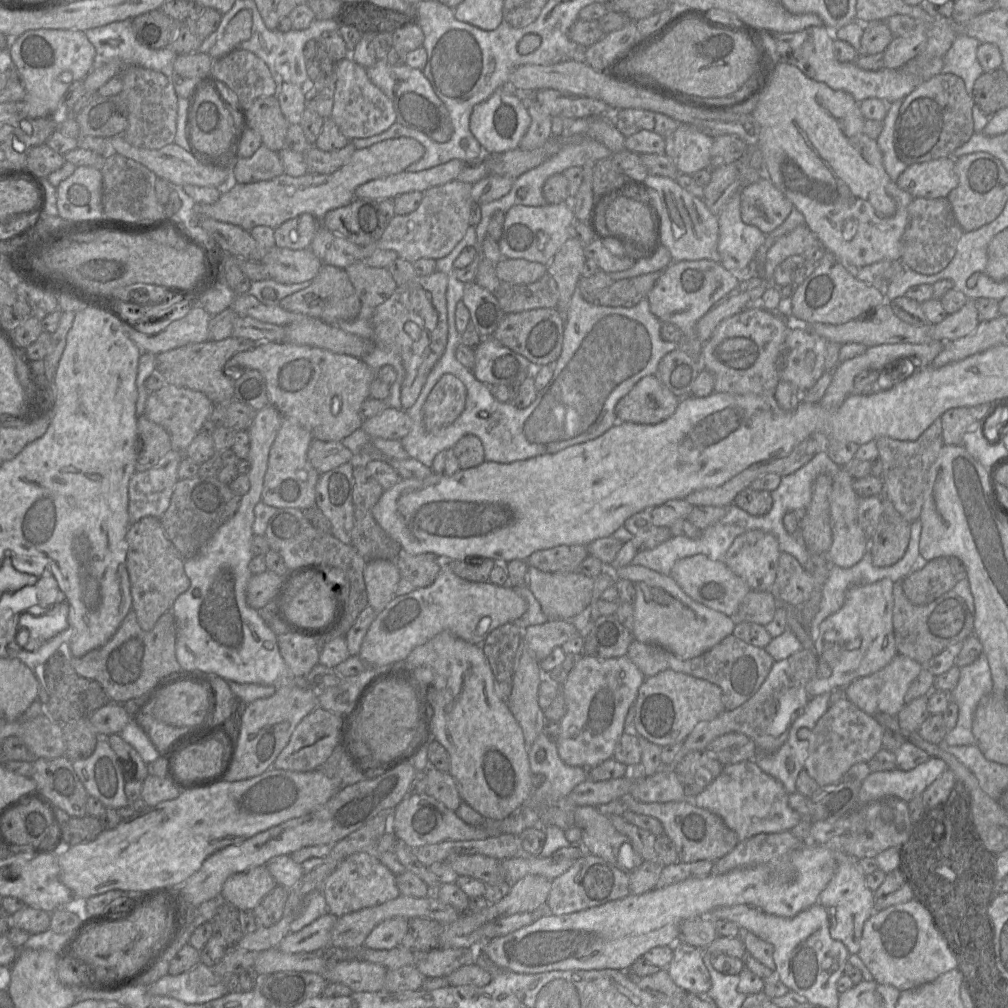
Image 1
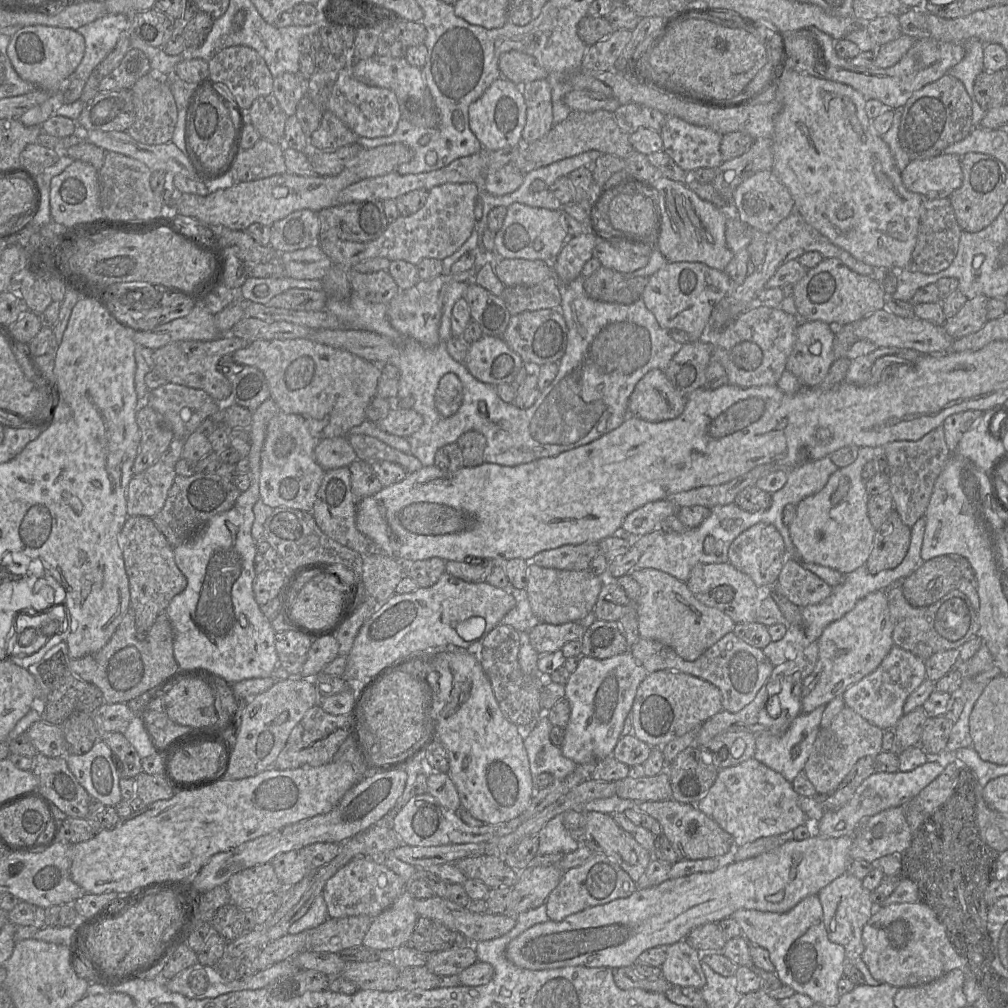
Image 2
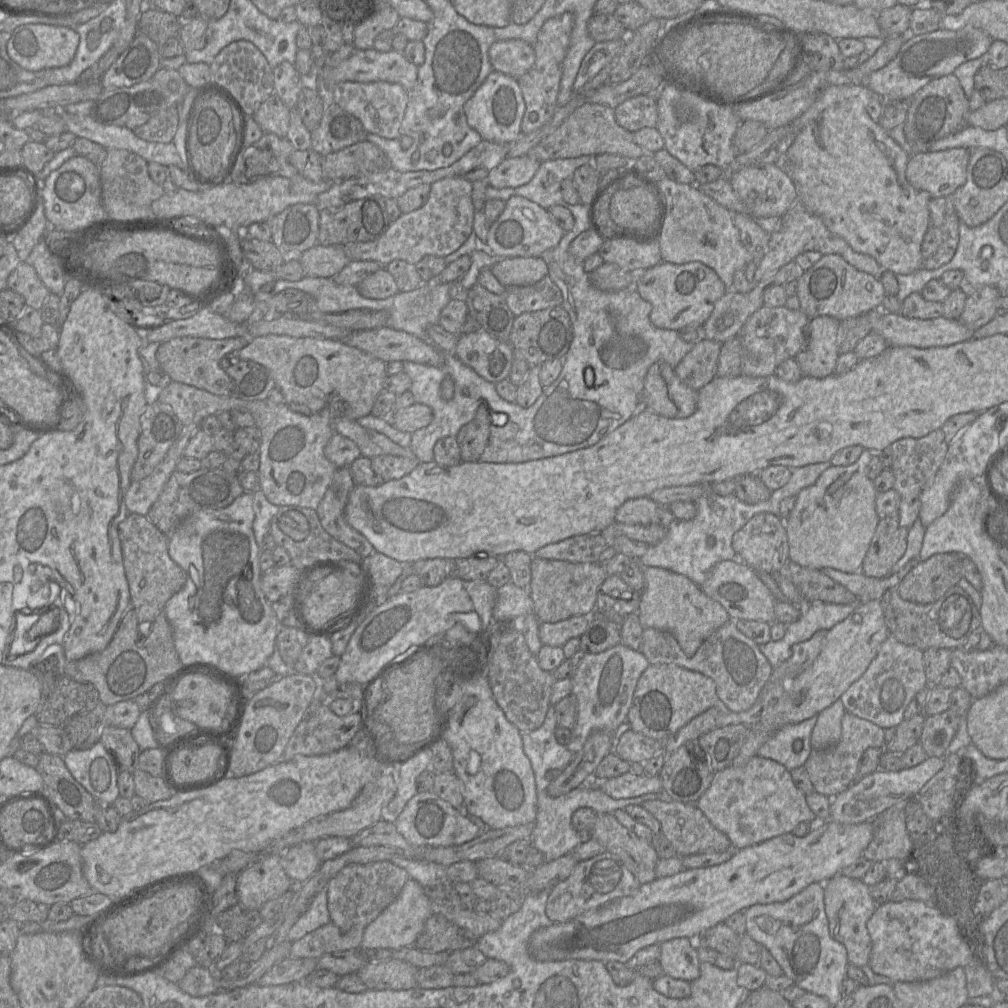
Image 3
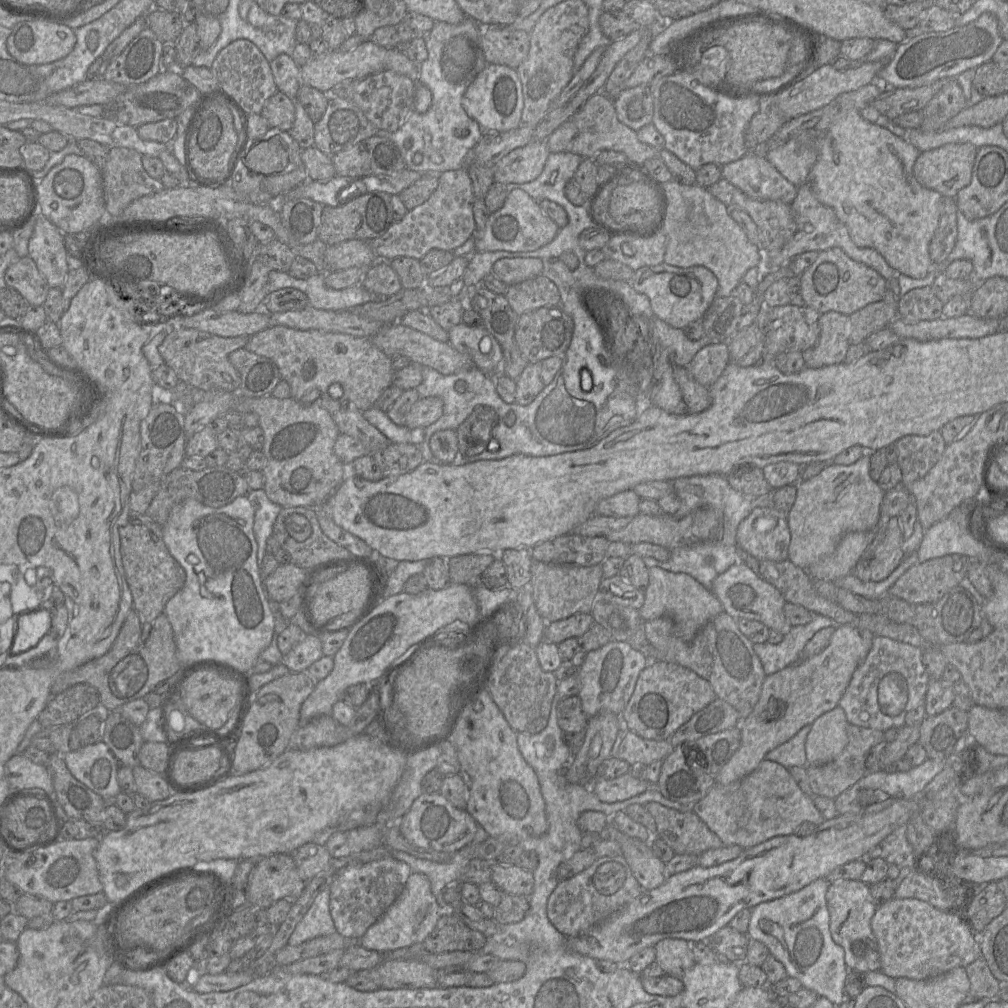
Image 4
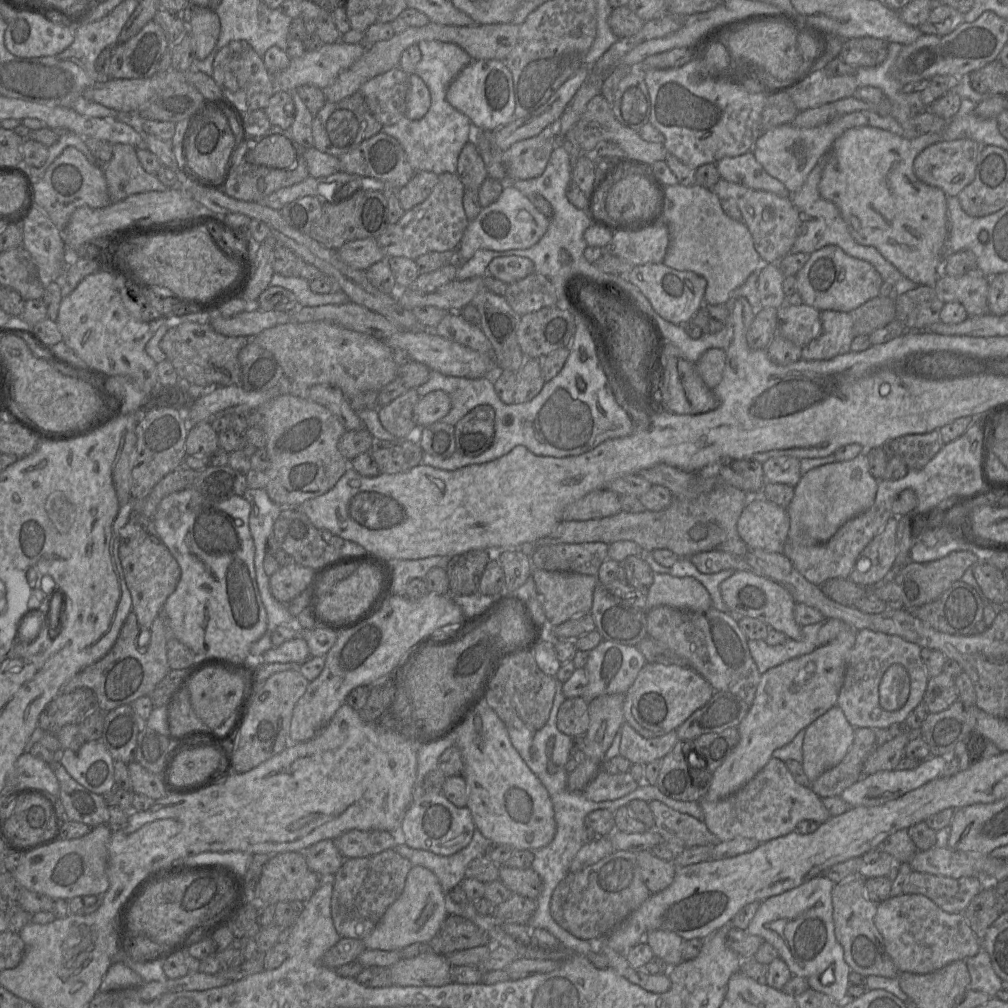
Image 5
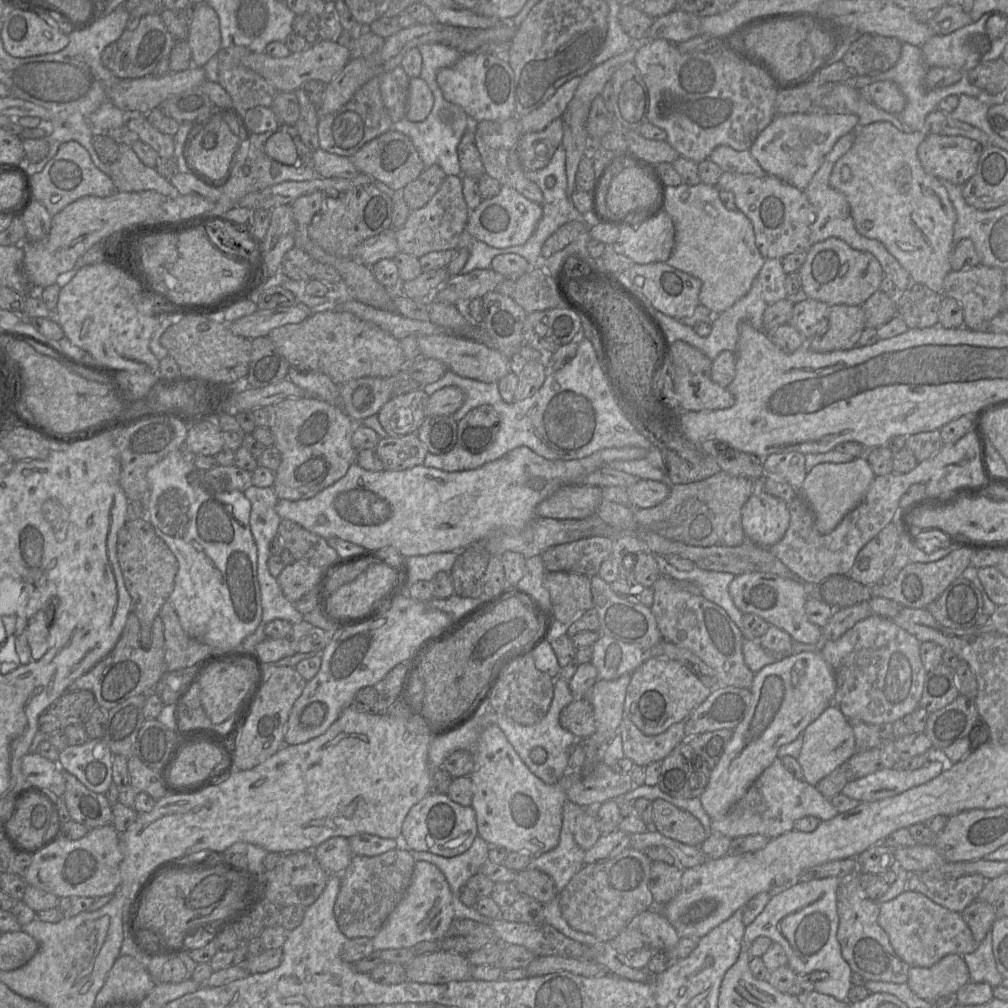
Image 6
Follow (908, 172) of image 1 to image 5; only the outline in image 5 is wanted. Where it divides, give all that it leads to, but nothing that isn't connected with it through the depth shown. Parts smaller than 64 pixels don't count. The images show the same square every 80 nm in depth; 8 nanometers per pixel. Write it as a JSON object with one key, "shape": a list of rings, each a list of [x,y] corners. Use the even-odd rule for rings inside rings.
{"shape":[[[967,138],[934,143],[915,158],[914,173],[920,181],[941,189],[947,197],[958,197],[959,193],[975,178],[982,147],[975,140]]]}

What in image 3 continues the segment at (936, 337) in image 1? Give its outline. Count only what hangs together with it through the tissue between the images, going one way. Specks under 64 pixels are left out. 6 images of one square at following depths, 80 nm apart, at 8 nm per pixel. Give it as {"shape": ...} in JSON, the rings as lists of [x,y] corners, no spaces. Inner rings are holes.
{"shape":[[[992,286],[969,291],[958,320],[972,330],[986,325],[996,317],[996,302],[1001,292]]]}

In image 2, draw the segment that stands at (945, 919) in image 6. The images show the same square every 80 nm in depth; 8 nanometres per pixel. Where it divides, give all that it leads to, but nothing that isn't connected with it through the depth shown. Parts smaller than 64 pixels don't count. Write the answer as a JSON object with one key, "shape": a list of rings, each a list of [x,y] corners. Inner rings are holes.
{"shape":[[[919,901],[876,907],[863,927],[862,942],[864,951],[861,959],[867,965],[873,978],[881,984],[889,984],[896,988],[928,984],[953,969],[963,970],[965,980],[966,961],[952,948],[947,939],[945,927],[937,920],[935,913]]]}

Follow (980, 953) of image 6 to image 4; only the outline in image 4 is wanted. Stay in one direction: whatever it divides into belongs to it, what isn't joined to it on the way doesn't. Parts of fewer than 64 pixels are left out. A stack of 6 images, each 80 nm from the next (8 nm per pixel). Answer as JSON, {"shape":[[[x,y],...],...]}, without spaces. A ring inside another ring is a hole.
{"shape":[[[981,956],[966,966],[970,981],[969,993],[979,999],[996,999],[999,997],[999,982],[991,973],[986,960]]]}

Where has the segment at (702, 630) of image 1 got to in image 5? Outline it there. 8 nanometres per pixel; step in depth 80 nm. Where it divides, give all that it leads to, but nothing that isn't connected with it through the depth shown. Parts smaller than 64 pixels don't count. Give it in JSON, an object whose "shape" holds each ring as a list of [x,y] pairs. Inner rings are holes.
{"shape":[[[654,572],[653,583],[647,591],[645,610],[650,611],[657,606],[703,612],[713,604],[708,590],[696,578]]]}

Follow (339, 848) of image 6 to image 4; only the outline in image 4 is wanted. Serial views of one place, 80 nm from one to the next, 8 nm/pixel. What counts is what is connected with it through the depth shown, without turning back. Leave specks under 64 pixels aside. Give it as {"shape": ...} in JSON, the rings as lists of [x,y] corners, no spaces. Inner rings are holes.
{"shape":[[[323,841],[308,842],[290,854],[302,879],[309,881],[328,865],[332,859]]]}

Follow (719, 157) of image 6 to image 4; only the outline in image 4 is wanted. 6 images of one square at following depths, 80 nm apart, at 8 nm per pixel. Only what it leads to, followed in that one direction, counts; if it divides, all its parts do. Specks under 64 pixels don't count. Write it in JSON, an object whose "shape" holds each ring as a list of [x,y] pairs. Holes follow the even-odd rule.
{"shape":[[[757,152],[721,166],[721,176],[746,196],[757,200],[773,200],[791,204],[798,188]]]}

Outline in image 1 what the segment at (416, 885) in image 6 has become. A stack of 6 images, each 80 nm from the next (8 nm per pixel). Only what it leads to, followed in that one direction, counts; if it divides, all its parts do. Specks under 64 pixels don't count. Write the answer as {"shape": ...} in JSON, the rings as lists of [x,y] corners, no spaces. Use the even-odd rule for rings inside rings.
{"shape":[[[395,917],[379,923],[364,941],[363,947],[375,950],[390,950],[401,946],[408,930],[408,920]]]}

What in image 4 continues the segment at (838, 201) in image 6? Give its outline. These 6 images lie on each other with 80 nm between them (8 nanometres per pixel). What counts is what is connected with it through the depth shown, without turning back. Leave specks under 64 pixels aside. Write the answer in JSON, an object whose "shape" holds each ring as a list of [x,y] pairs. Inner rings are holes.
{"shape":[[[808,180],[798,187],[797,195],[791,203],[790,208],[796,224],[796,231],[778,252],[765,254],[762,264],[764,270],[785,267],[791,258],[805,252],[820,252],[830,248],[840,248],[852,260],[874,269],[885,280],[896,277],[898,274],[876,250],[858,247],[852,241],[846,226],[838,219],[834,210],[817,200]]]}

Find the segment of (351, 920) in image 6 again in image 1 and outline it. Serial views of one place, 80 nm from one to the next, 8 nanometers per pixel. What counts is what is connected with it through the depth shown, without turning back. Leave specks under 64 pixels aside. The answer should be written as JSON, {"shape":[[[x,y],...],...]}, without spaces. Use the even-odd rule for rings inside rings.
{"shape":[[[358,852],[345,858],[322,887],[329,912],[337,917],[399,897],[396,875],[381,863],[374,852]]]}

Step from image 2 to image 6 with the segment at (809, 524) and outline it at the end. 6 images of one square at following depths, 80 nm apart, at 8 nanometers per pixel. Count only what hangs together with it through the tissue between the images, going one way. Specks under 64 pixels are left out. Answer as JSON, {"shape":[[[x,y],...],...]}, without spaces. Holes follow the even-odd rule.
{"shape":[[[855,458],[847,463],[821,463],[814,466],[806,475],[798,494],[810,507],[817,531],[821,534],[833,531],[861,503],[875,477],[869,463],[863,458]]]}

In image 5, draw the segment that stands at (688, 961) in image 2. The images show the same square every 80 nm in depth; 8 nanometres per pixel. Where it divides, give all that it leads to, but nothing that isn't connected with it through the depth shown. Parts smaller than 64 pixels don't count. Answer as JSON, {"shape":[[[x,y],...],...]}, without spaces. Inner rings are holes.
{"shape":[[[653,930],[647,933],[644,941],[652,948],[654,956],[663,959],[670,967],[685,961],[683,959],[685,940],[674,932]]]}

